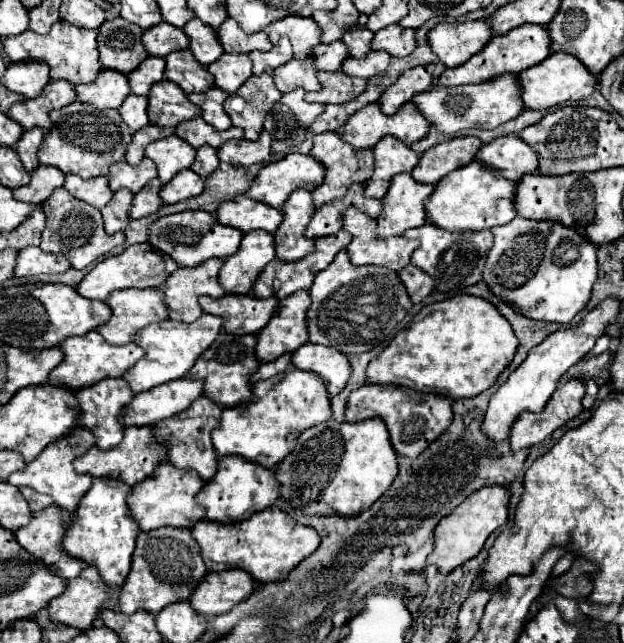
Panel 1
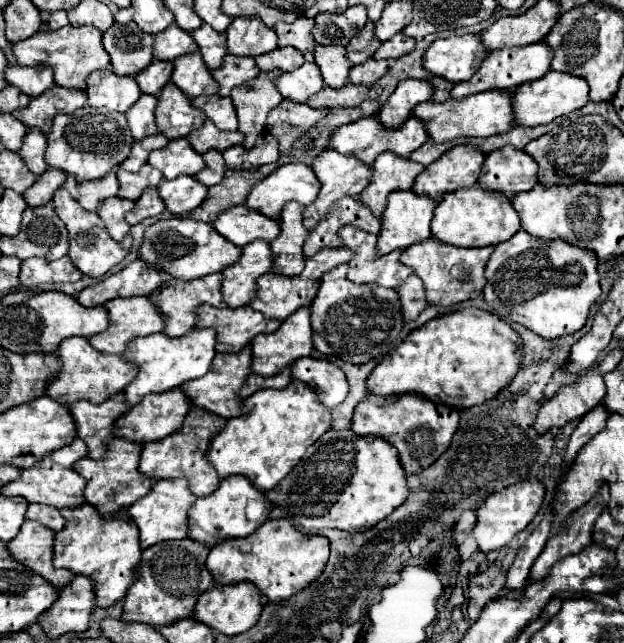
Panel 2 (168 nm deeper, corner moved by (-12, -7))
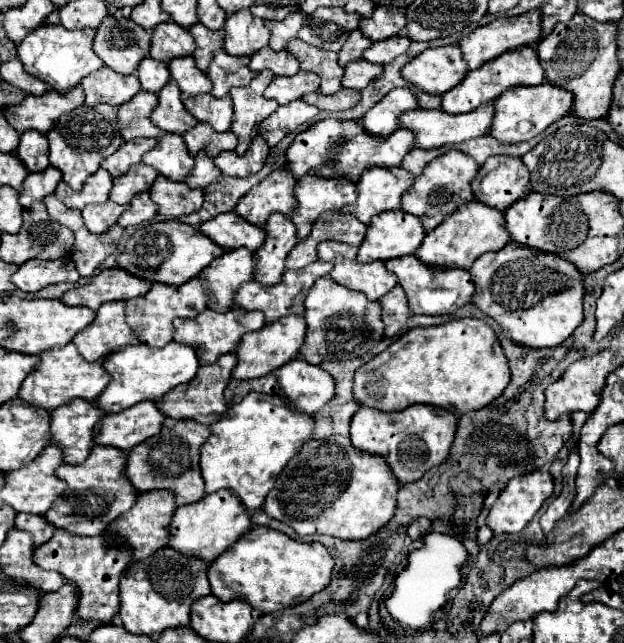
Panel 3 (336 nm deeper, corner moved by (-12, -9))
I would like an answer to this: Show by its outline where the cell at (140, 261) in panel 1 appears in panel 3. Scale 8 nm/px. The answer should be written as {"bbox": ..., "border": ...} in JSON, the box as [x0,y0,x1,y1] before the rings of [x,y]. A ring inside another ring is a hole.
{"bbox":[60,268,152,310],"border":[[[120,268],[102,270],[90,284],[68,290],[60,300],[66,306],[86,306],[96,310],[104,302],[126,302],[138,296],[144,296],[152,282],[136,278]]]}

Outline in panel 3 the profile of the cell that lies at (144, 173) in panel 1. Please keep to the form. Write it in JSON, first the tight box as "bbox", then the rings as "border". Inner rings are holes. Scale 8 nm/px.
{"bbox":[110,164,158,204],"border":[[[136,164],[130,166],[128,172],[114,178],[114,188],[110,192],[110,200],[116,204],[128,204],[136,194],[148,192],[156,180],[158,172],[150,166]]]}

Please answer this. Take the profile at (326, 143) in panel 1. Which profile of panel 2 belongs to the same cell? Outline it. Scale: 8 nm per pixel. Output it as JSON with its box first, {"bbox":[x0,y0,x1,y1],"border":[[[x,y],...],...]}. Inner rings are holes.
{"bbox":[304,148,374,230],"border":[[[332,148],[324,150],[322,154],[318,154],[318,156],[314,158],[312,170],[314,170],[316,178],[322,182],[322,190],[320,190],[318,198],[316,198],[310,206],[304,208],[304,226],[306,226],[308,230],[312,230],[312,228],[326,216],[326,212],[330,210],[330,206],[332,206],[336,200],[340,200],[340,198],[344,198],[344,196],[360,196],[360,192],[370,184],[372,172],[374,172],[372,166],[356,160],[354,156],[344,156],[344,154],[340,154],[340,152],[334,152]]]}

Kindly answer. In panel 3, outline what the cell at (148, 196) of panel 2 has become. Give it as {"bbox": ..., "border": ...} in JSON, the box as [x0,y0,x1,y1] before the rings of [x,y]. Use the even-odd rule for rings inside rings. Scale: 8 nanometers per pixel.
{"bbox":[118,192,156,228],"border":[[[144,192],[144,194],[138,194],[136,198],[132,198],[130,210],[120,216],[118,224],[122,228],[128,228],[128,226],[136,226],[136,224],[148,222],[154,216],[156,216],[156,204],[150,200],[150,194]]]}

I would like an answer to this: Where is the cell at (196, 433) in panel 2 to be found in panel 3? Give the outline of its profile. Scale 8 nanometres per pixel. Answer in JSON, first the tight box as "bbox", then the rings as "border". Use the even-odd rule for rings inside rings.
{"bbox":[124,418,210,506],"border":[[[166,418],[160,434],[144,440],[142,444],[134,446],[128,452],[124,476],[138,492],[150,492],[150,490],[172,492],[176,506],[198,502],[204,496],[204,478],[200,474],[198,458],[200,458],[200,446],[208,438],[208,434],[210,428],[200,426],[198,422],[180,422],[174,418]]]}

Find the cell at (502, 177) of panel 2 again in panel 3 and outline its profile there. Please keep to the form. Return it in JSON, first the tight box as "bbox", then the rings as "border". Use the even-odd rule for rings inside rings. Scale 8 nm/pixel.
{"bbox":[472,156,532,212],"border":[[[490,156],[472,180],[472,192],[476,200],[504,212],[518,198],[532,192],[522,158]]]}

